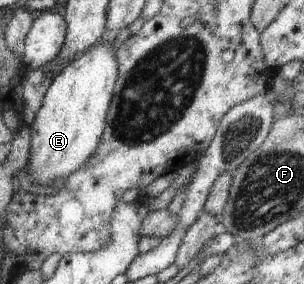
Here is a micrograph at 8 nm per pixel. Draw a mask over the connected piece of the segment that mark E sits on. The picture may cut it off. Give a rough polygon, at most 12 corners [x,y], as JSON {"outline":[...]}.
{"outline":[[90,47],[30,124],[27,173],[50,186],[96,150],[117,58]]}

